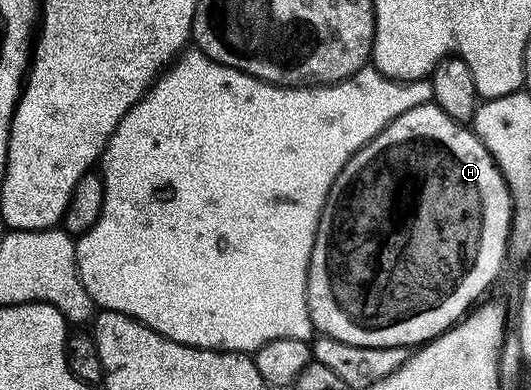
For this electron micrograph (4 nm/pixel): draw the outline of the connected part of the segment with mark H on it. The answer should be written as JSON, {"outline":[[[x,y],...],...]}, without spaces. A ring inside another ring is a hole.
{"outline":[[[434,102],[422,103],[401,113],[401,117],[397,117],[384,131],[377,133],[377,137],[368,141],[347,162],[345,169],[341,169],[337,181],[333,181],[331,195],[325,201],[319,218],[319,228],[315,234],[313,253],[307,270],[307,308],[312,328],[320,336],[345,341],[358,347],[411,349],[437,338],[464,318],[484,298],[482,295],[486,293],[487,286],[498,277],[499,270],[507,259],[512,214],[511,190],[507,188],[499,166],[470,126],[451,119]]]}

